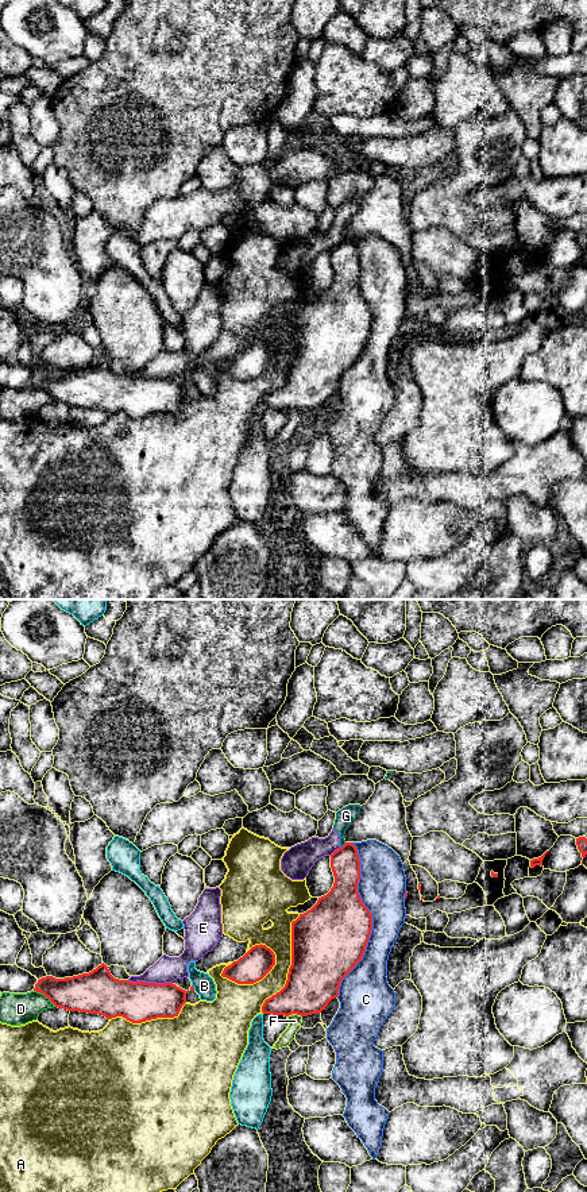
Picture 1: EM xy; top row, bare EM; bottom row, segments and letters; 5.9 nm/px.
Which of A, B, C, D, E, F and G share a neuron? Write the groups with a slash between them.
A / B / C / D / E G / F

